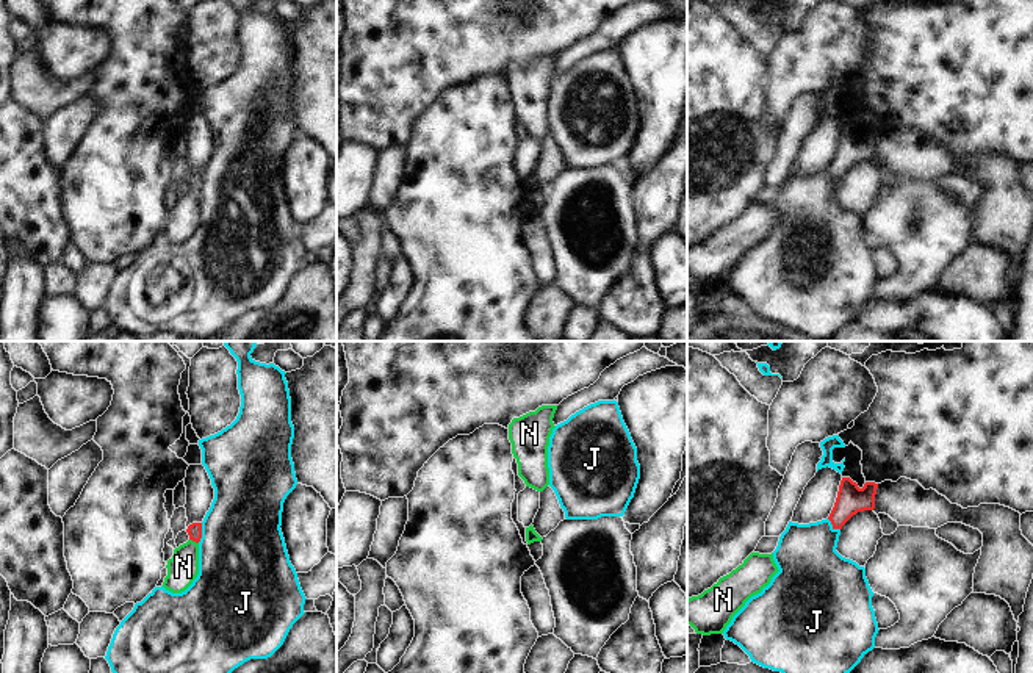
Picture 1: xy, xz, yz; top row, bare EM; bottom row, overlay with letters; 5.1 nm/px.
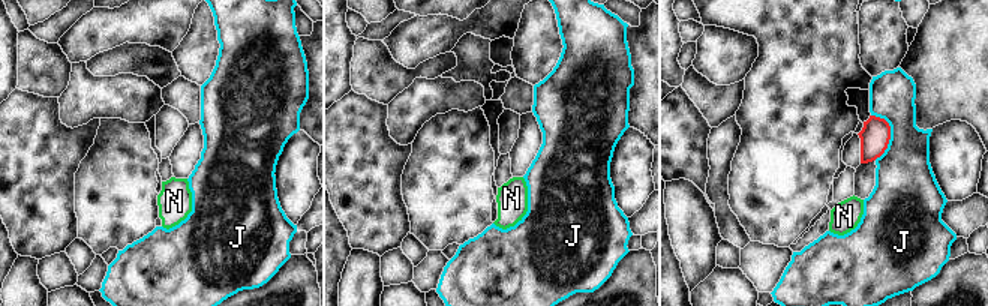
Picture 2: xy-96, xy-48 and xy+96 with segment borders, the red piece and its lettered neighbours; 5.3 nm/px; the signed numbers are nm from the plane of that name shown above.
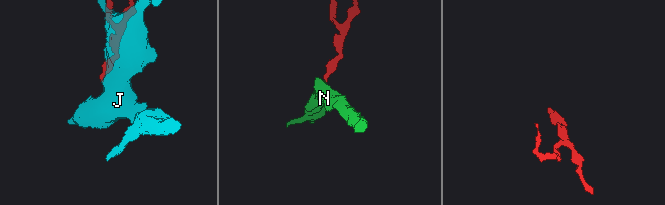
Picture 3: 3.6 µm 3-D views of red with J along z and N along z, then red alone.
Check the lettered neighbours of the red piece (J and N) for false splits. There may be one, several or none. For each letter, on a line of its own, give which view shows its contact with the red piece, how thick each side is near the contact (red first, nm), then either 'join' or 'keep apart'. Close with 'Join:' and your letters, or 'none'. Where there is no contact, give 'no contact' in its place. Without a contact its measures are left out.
J: xy | 80/460 nm | keep apart
N: xy | 80/160 nm | join
Join: N

